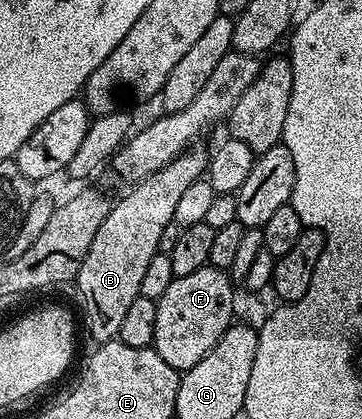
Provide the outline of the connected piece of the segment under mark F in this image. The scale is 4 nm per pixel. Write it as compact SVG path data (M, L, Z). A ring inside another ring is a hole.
M207 265L196 269L196 273L175 277L172 285L164 289L164 297L156 300L154 351L180 373L192 369L196 361L204 361L212 345L216 345L216 341L220 341L222 334L230 328L234 319L235 294L236 287L229 274L218 267Z

